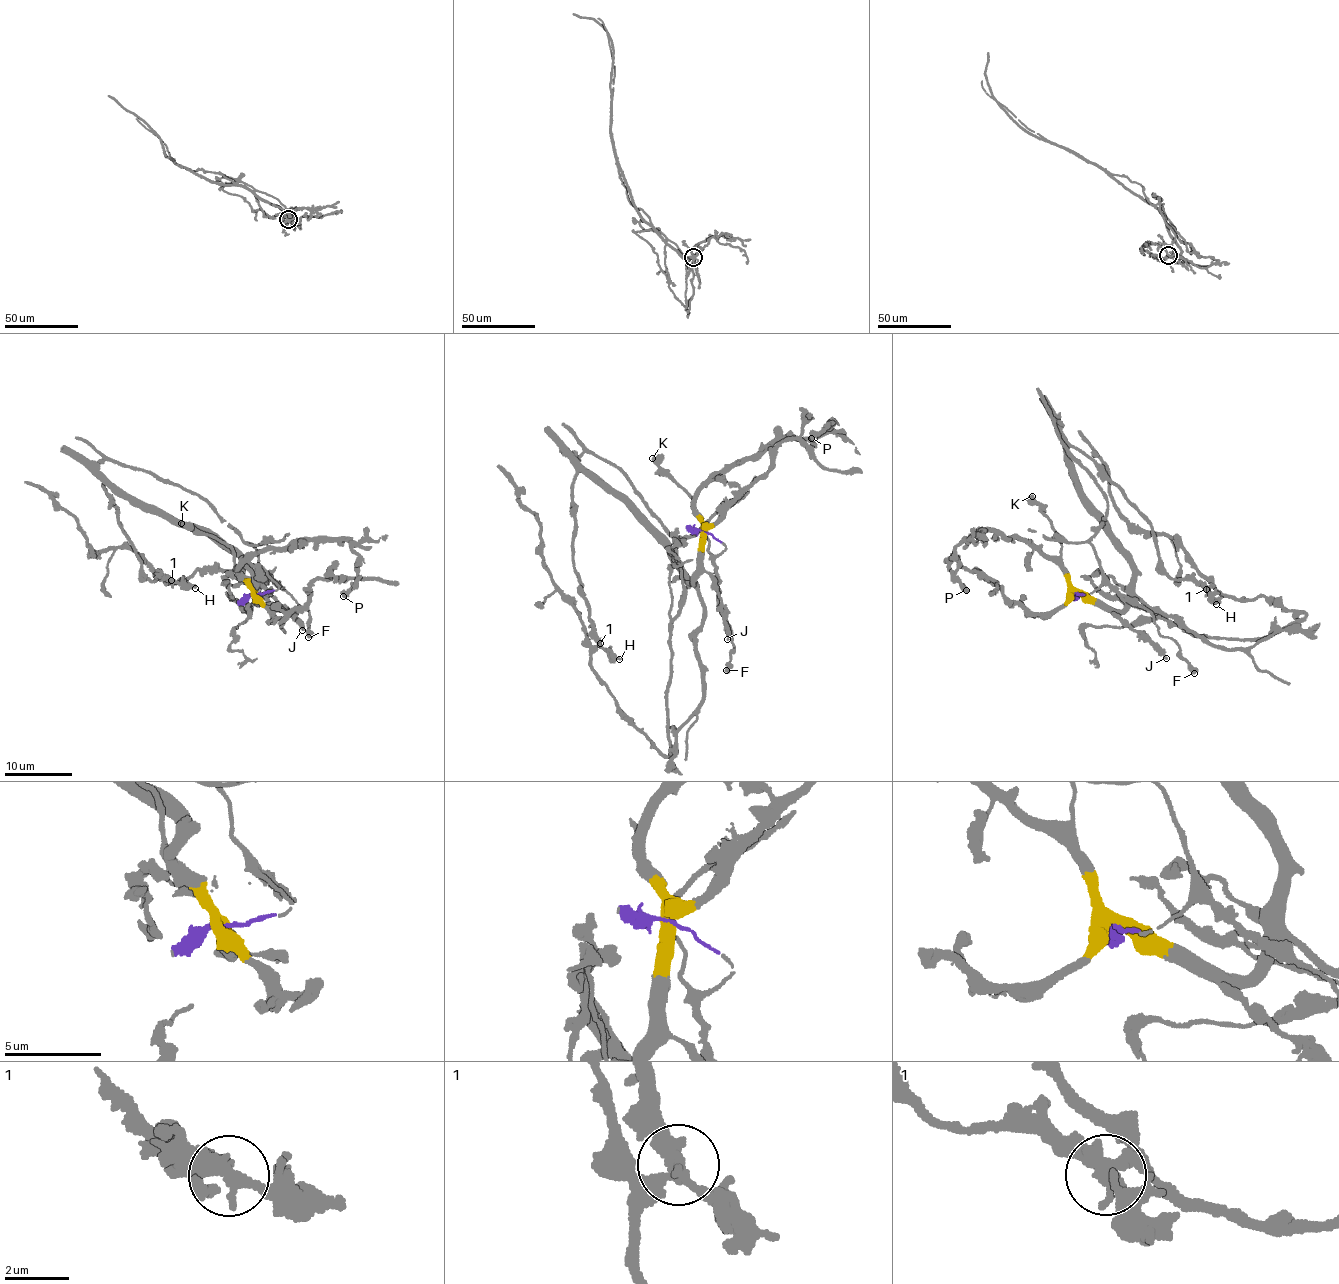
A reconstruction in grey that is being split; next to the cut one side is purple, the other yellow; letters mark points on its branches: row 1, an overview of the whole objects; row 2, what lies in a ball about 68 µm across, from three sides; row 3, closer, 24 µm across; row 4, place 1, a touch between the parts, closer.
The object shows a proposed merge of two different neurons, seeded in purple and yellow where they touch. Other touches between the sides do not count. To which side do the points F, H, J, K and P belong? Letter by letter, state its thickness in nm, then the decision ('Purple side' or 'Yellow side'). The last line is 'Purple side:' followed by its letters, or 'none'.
F: Thickness 550 nm. Purple side
H: Thickness 360 nm. Yellow side
J: Thickness 200 nm. Yellow side
K: Thickness 440 nm. Yellow side
P: Thickness 600 nm. Yellow side
Purple side: F

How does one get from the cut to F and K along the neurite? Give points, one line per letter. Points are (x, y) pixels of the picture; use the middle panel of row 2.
F: (704, 532), (726, 547), (714, 559), (717, 605), (730, 629), (734, 646), (726, 670)
K: (704, 531), (693, 509), (693, 501), (665, 475), (652, 457)

